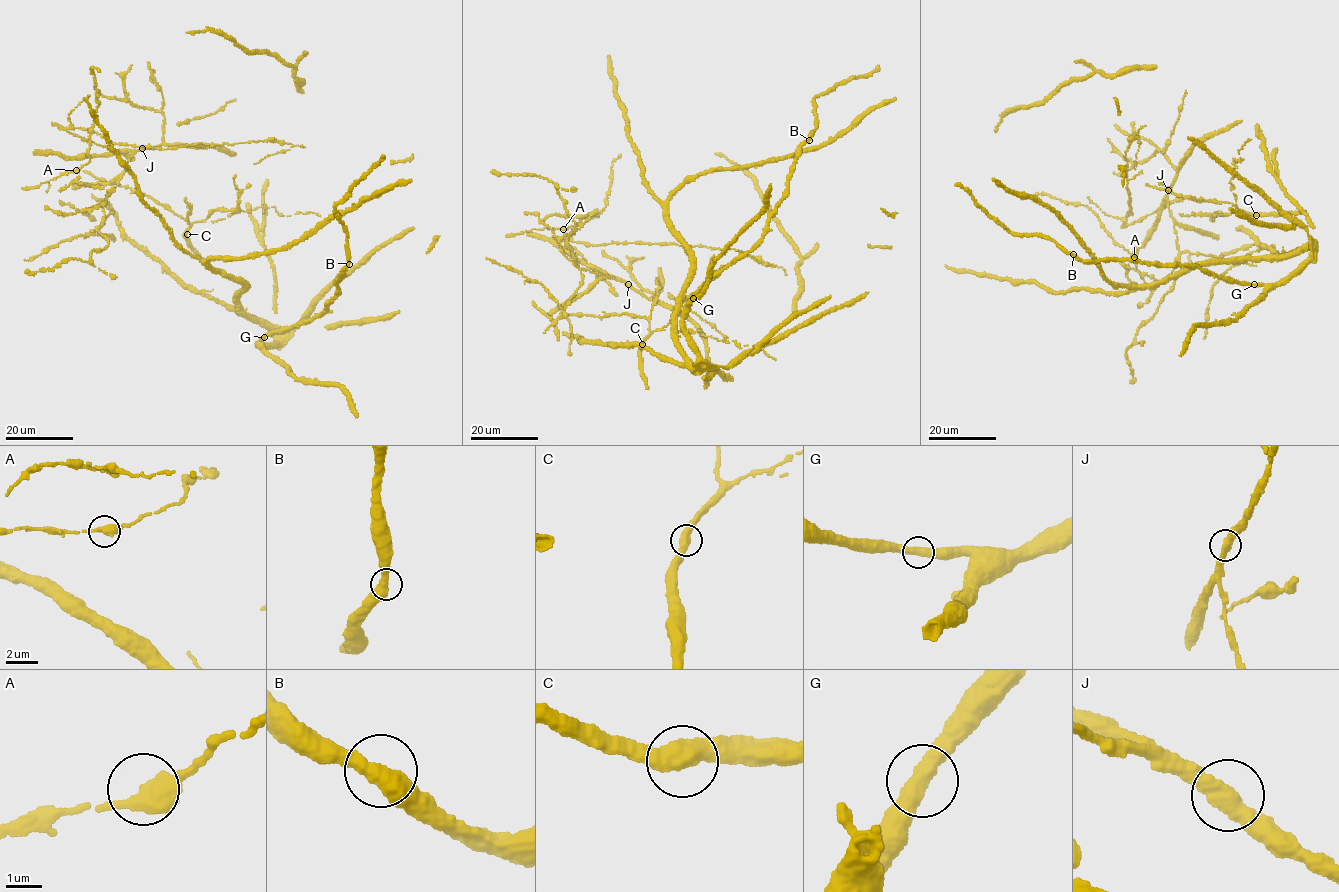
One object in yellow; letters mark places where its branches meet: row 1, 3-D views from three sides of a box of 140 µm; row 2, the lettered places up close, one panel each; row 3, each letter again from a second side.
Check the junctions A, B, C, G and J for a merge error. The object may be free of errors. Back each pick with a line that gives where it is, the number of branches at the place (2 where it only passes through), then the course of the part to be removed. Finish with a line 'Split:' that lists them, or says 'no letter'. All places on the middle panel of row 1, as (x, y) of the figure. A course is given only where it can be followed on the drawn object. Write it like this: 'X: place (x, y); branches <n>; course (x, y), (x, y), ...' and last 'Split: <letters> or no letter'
Split: no letter

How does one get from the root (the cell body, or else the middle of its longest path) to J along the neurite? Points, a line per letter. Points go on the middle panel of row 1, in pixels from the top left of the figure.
J: (561, 310), (580, 284), (582, 269), (628, 284)

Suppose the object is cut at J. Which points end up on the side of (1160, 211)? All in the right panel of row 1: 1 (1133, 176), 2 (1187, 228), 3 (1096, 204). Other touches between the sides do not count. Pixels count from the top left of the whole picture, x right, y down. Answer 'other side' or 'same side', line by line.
1: same side
2: same side
3: same side

